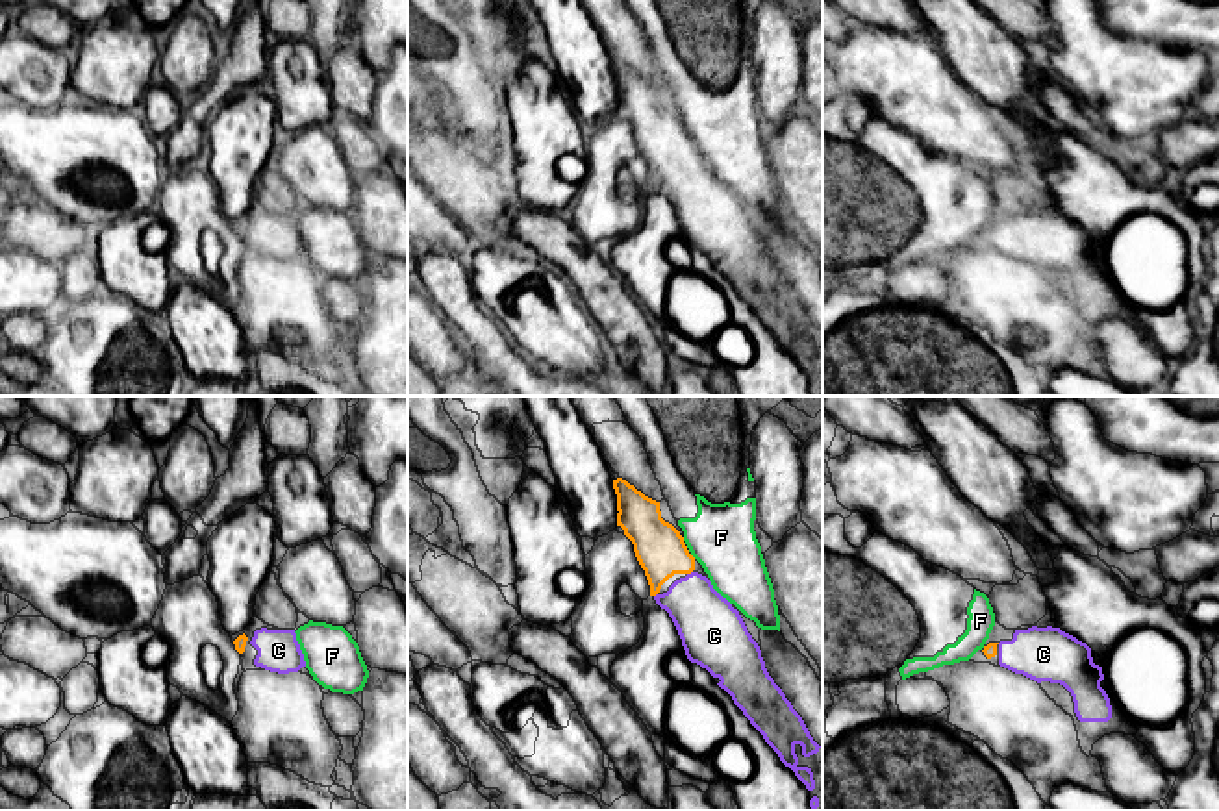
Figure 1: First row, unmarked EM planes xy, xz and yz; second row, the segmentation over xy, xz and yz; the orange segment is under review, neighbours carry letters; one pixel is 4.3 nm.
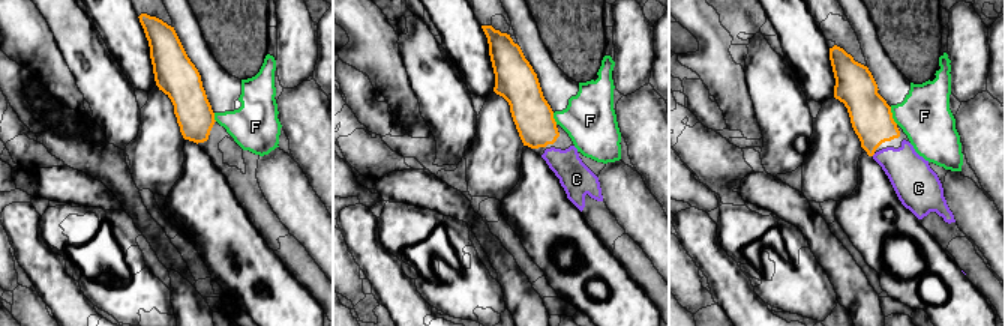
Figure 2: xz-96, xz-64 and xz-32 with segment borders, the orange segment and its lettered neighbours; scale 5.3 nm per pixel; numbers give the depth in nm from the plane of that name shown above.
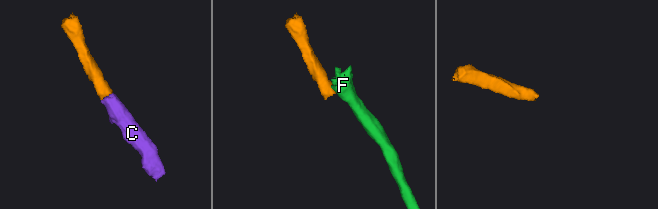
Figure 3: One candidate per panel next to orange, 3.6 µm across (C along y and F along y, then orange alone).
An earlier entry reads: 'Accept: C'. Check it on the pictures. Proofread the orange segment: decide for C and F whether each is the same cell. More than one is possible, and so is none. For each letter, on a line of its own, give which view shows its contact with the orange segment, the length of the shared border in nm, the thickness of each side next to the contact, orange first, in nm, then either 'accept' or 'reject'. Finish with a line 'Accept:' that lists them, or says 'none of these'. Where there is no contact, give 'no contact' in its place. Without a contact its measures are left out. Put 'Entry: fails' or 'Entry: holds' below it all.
C: meets orange in xz; contact 30 nm long; 220 nm thick on the orange side, 260 nm on the other; accept
F: meets orange in xz; contact 40 nm long; 220 nm thick on the orange side, 300 nm on the other; reject
Accept: C
Entry: holds

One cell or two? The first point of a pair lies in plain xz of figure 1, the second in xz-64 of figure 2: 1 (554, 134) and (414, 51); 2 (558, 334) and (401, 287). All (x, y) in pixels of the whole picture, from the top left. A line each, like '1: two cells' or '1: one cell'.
1: one cell
2: two cells

